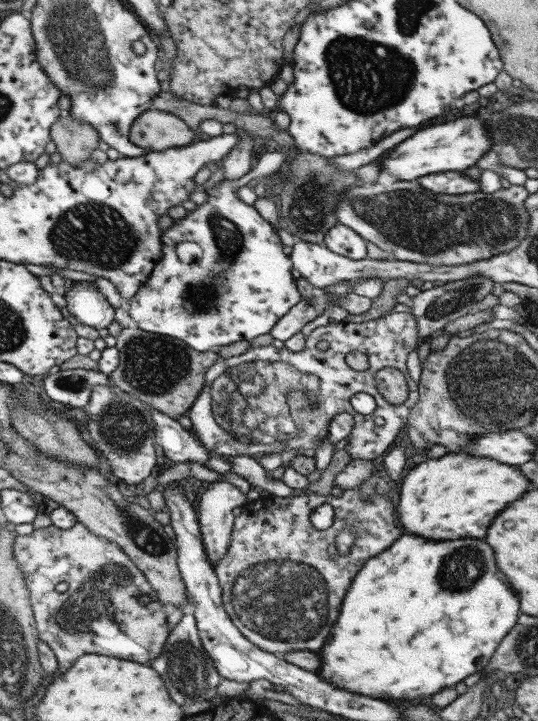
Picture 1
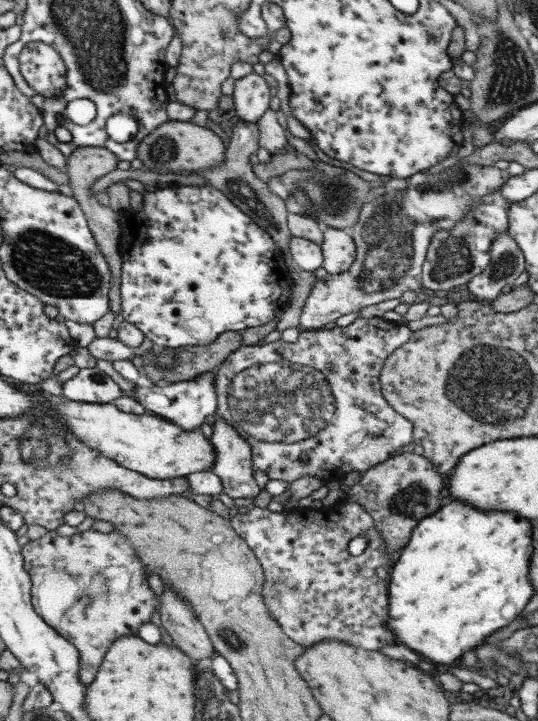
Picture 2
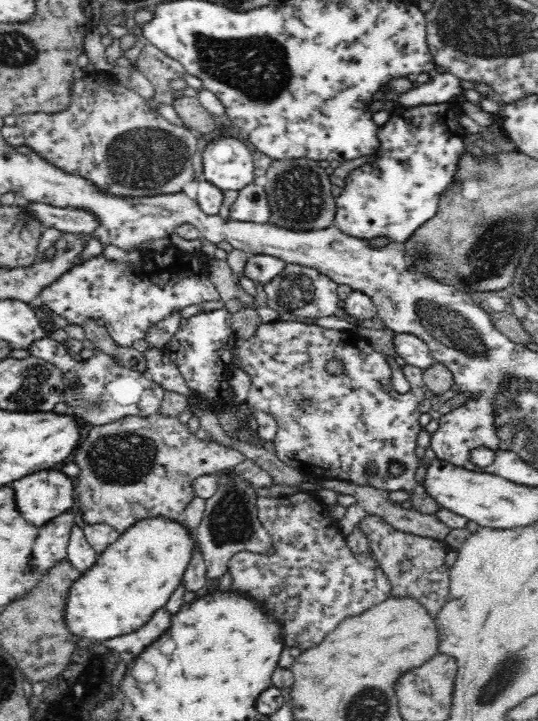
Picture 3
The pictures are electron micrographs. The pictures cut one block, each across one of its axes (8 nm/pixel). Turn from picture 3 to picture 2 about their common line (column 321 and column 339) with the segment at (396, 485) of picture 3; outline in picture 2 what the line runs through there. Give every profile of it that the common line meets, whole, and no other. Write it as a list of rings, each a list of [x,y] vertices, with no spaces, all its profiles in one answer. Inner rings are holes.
[[[358,317],[348,326],[303,331],[294,343],[279,339],[267,344],[255,342],[242,346],[223,359],[216,371],[216,413],[246,438],[251,447],[253,471],[264,472],[269,479],[285,480],[289,484],[312,475],[328,482],[341,481],[346,473],[362,474],[413,442],[412,421],[386,402],[380,388],[380,373],[386,359],[406,344],[412,333],[407,324],[382,317]],[[302,454],[308,457],[307,464],[301,462]]]

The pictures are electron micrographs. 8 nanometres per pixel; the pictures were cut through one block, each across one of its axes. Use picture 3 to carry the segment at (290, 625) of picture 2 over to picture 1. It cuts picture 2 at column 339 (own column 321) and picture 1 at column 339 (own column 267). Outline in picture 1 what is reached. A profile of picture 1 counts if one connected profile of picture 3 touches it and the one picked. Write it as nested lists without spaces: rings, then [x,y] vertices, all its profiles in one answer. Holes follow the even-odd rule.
[[[351,489],[346,490],[340,498],[310,492],[287,498],[254,498],[254,502],[246,502],[241,507],[241,514],[235,516],[228,552],[214,566],[222,588],[224,608],[238,630],[262,650],[277,655],[290,651],[320,652],[332,624],[336,622],[352,579],[369,558],[390,548],[403,534],[406,532],[396,517],[396,501],[385,500],[378,494],[366,499],[356,489]],[[324,503],[332,505],[333,524],[325,530],[317,530],[311,523],[310,515]],[[346,527],[354,531],[356,540],[351,551],[341,555],[337,551],[336,535]]]

